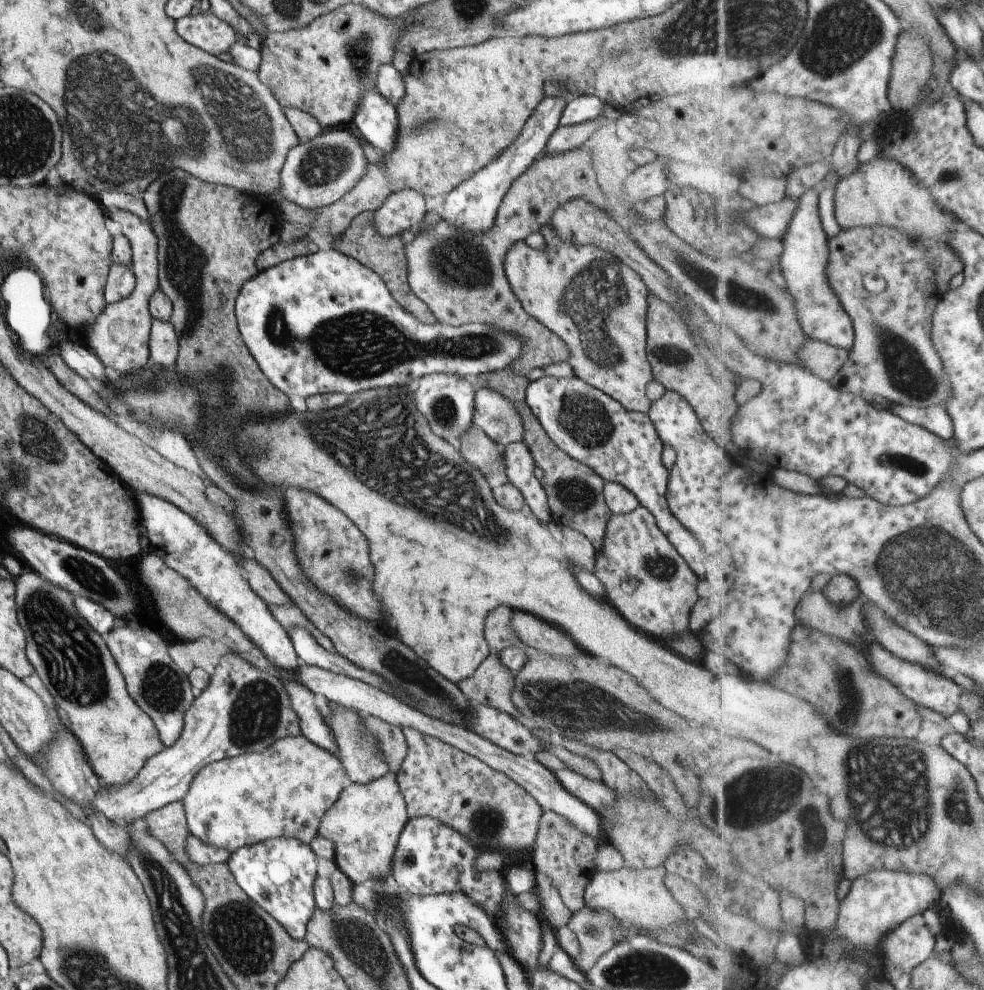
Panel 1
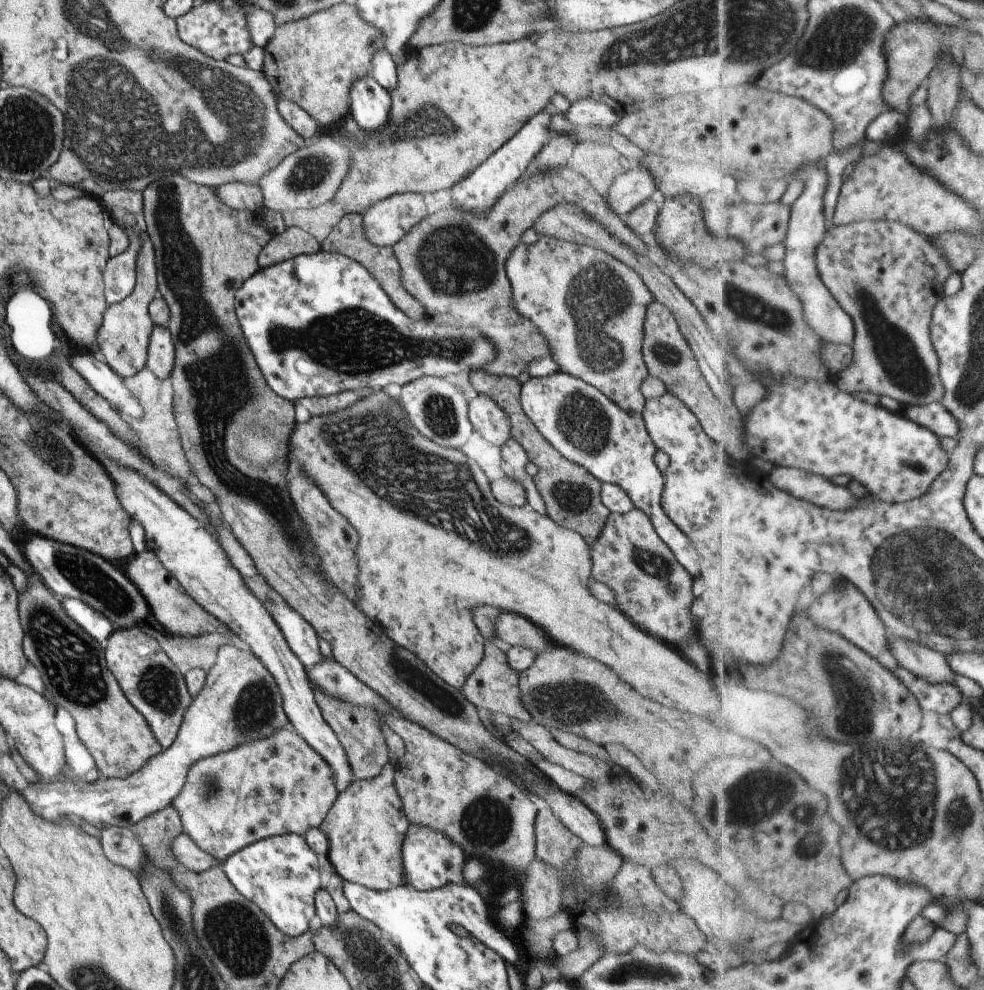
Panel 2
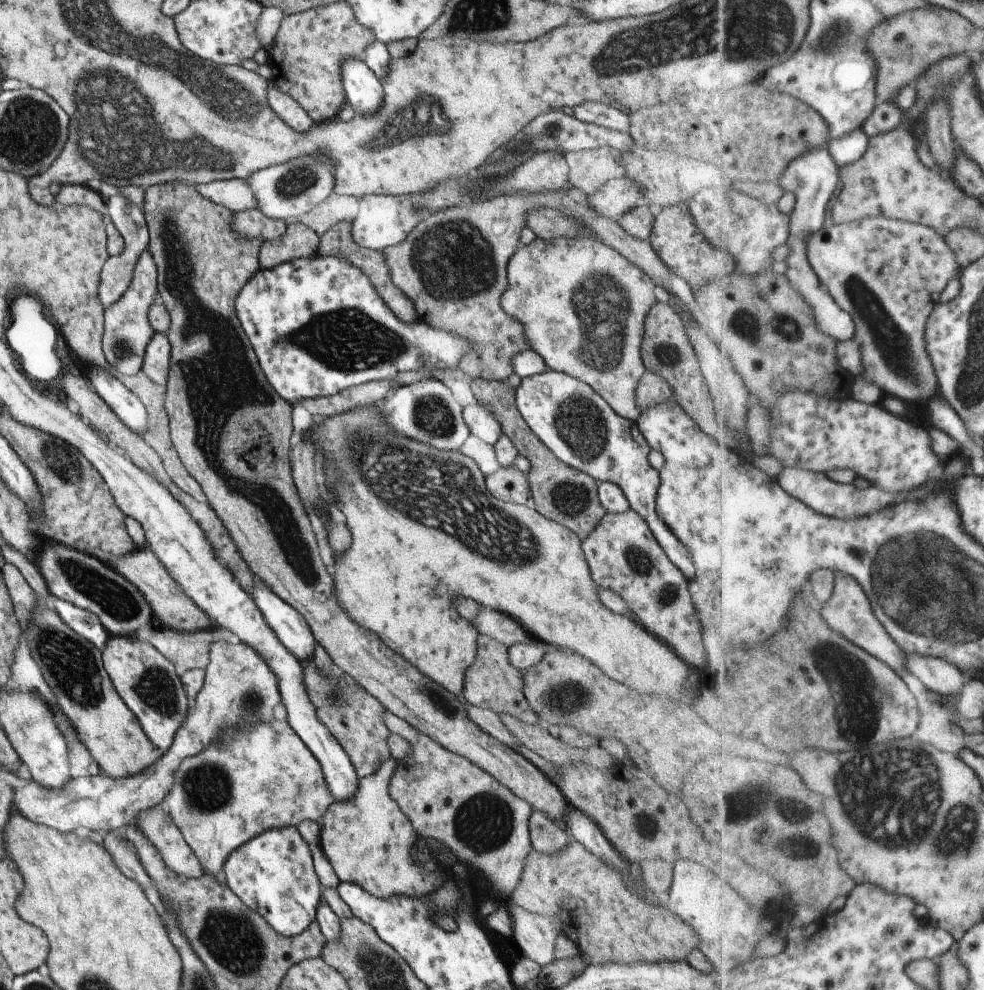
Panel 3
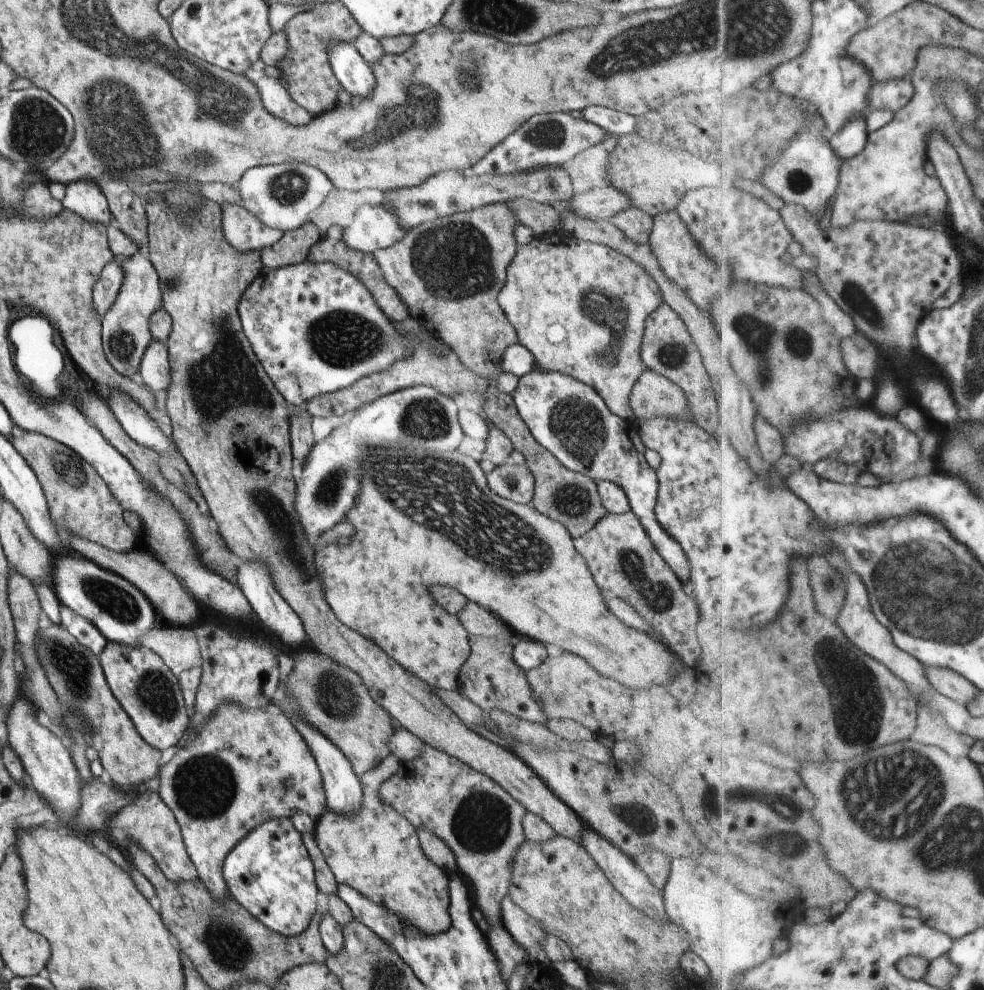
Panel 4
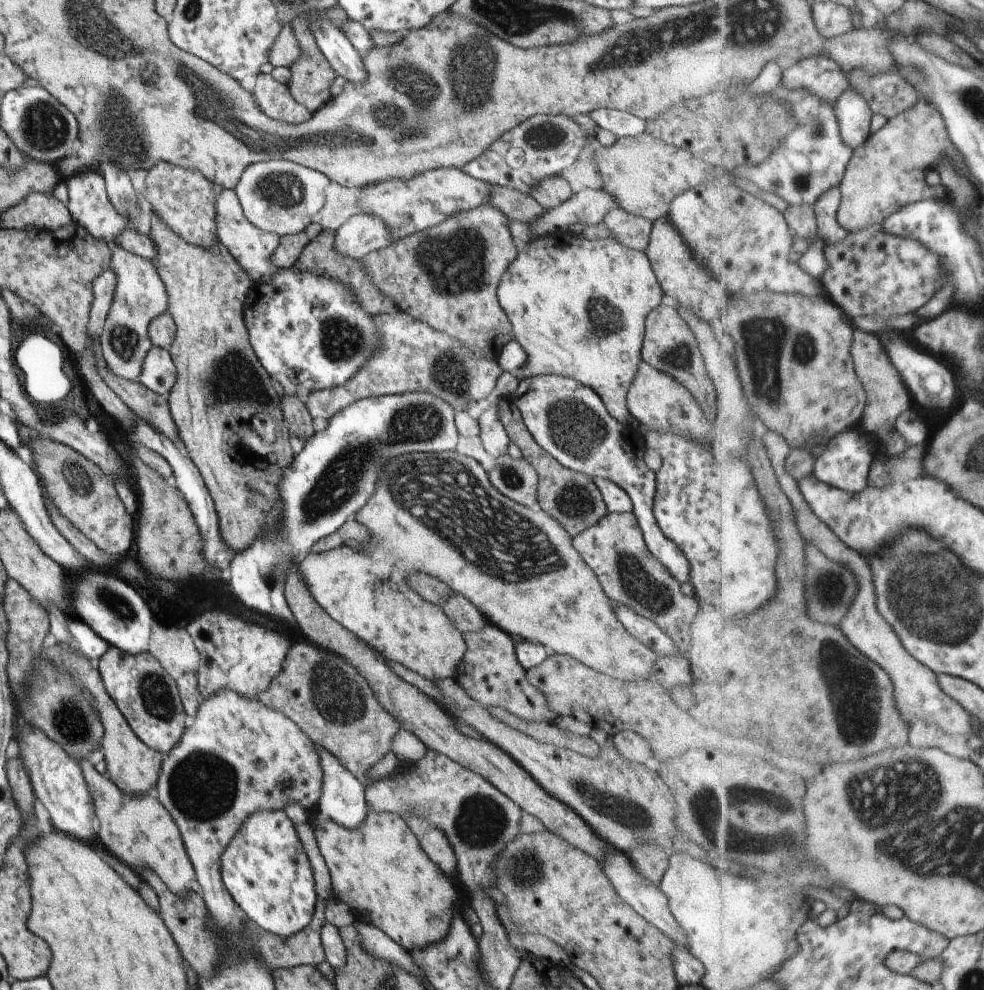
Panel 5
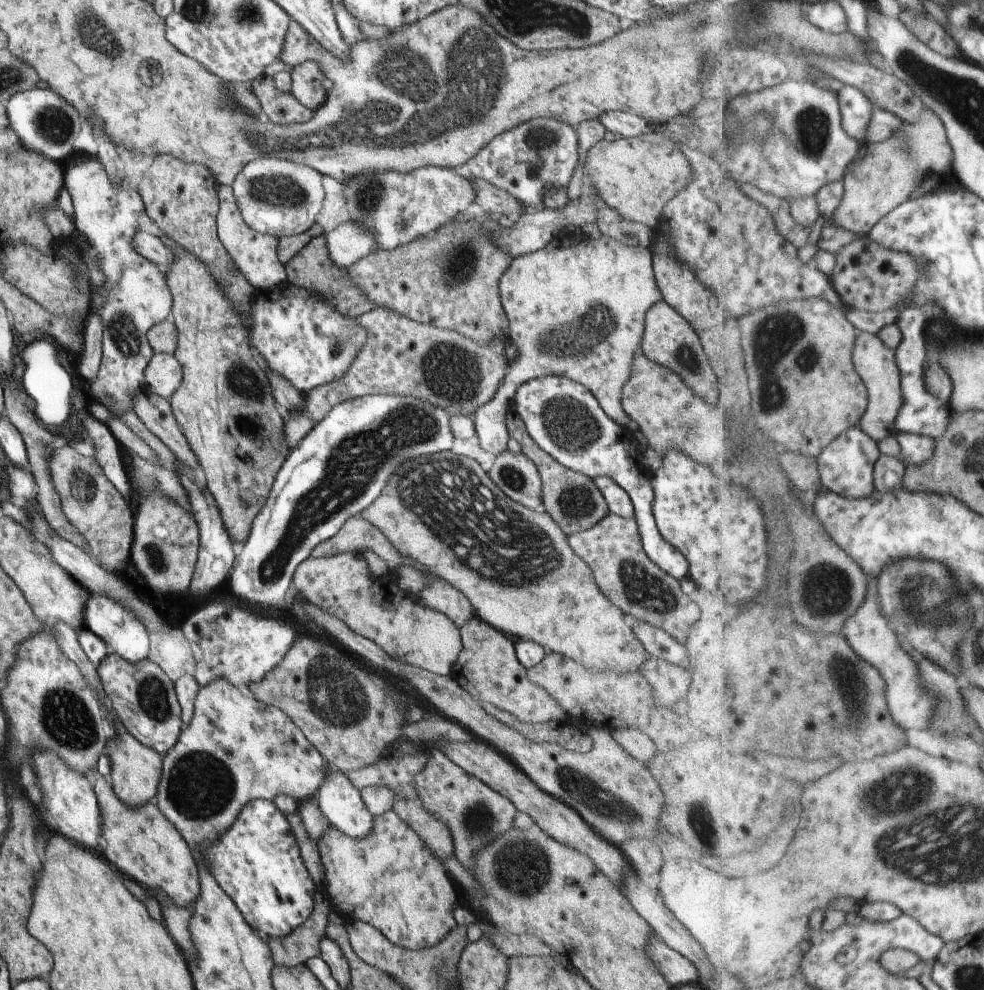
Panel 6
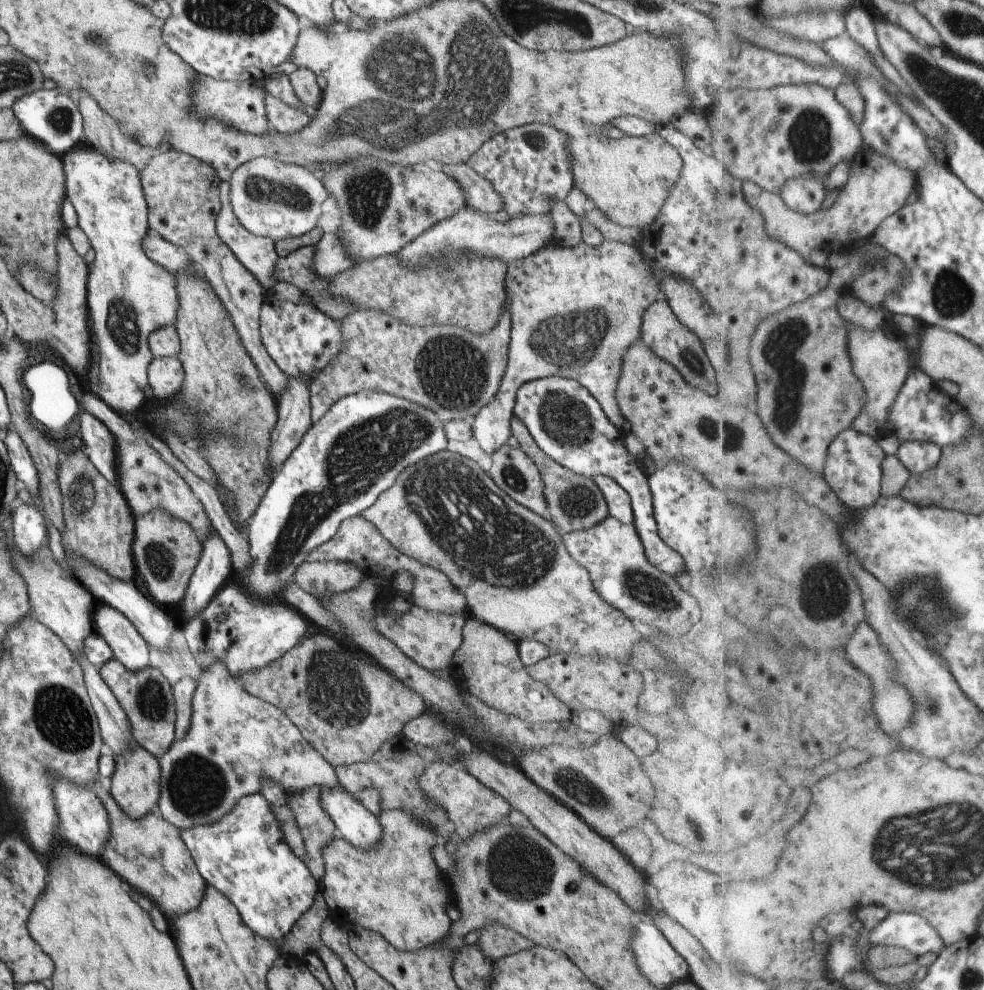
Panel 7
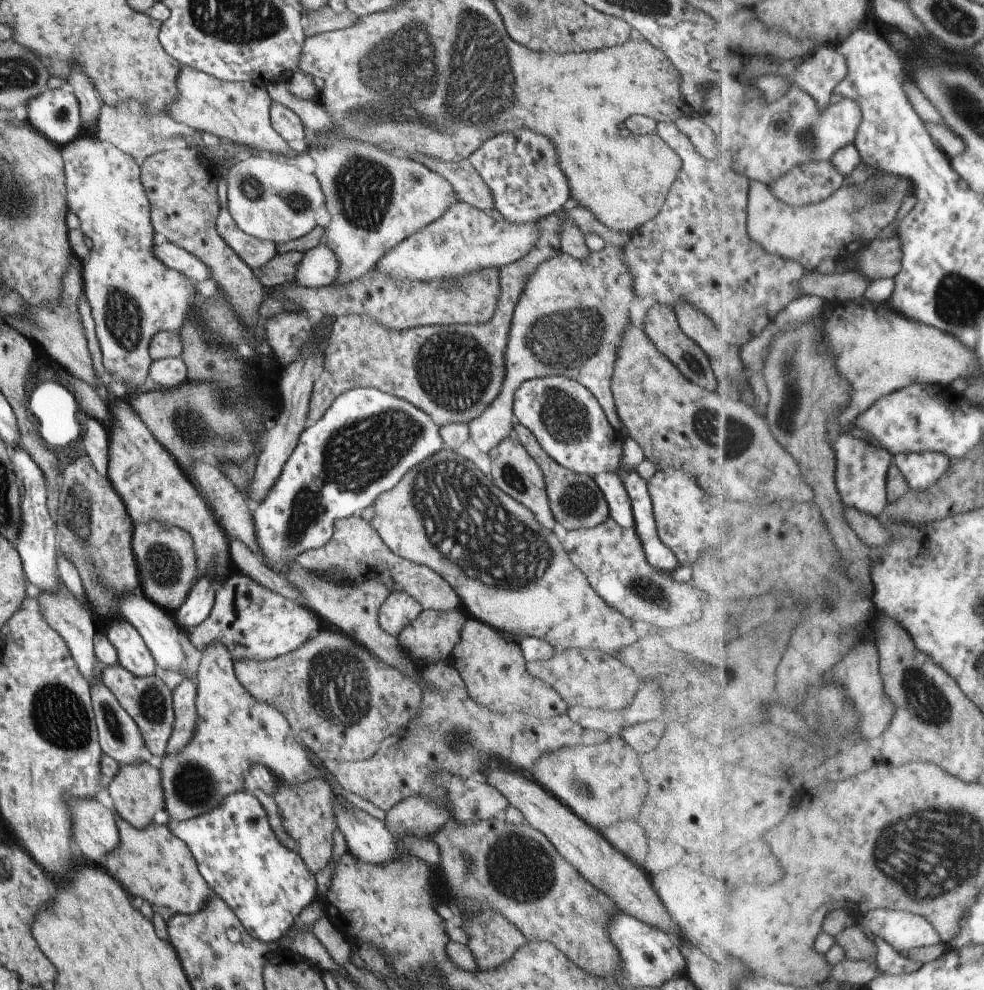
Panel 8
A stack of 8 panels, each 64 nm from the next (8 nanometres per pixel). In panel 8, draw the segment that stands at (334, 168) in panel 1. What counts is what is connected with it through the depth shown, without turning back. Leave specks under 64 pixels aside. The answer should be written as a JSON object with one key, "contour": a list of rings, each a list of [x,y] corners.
{"contour":[[[257,154],[233,164],[225,178],[227,210],[245,234],[275,245],[293,241],[315,228],[314,214],[324,203],[324,196],[312,172],[305,173],[284,158]]]}

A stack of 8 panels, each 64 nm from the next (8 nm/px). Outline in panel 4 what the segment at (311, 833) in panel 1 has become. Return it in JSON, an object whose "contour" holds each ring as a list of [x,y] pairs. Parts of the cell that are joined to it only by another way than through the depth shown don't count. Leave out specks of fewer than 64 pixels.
{"contour":[[[227,702],[223,706],[217,706],[209,716],[207,720],[203,722],[201,730],[193,736],[193,738],[185,738],[183,746],[175,746],[170,753],[167,753],[164,761],[161,763],[161,767],[155,778],[156,785],[155,791],[159,795],[159,798],[163,801],[163,804],[171,811],[177,826],[182,836],[184,848],[189,856],[189,860],[193,862],[195,870],[197,872],[197,879],[203,882],[203,886],[207,888],[207,892],[211,894],[211,898],[215,902],[223,902],[227,900],[227,890],[225,882],[222,877],[222,864],[223,859],[227,856],[227,853],[233,848],[240,840],[243,840],[255,826],[271,820],[271,818],[288,818],[295,814],[295,812],[303,812],[312,818],[315,822],[321,818],[321,815],[326,812],[325,808],[325,794],[323,792],[321,775],[315,762],[315,757],[311,754],[307,744],[303,742],[303,738],[297,734],[297,730],[293,728],[291,720],[287,715],[271,714],[266,709],[261,710],[247,710],[247,708],[241,708],[237,706],[235,702]]]}

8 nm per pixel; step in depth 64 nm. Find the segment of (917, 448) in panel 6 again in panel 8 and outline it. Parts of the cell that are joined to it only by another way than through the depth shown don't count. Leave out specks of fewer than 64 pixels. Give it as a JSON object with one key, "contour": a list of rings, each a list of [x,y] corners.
{"contour":[[[898,454],[895,456],[893,464],[896,465],[909,489],[927,490],[933,484],[939,484],[947,472],[951,470],[952,460],[949,460],[945,454]]]}

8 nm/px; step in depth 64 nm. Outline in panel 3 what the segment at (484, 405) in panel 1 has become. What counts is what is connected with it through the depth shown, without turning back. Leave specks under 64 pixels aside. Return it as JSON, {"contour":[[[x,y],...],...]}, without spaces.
{"contour":[[[479,402],[473,405],[467,405],[462,410],[463,424],[467,426],[469,434],[477,436],[483,442],[497,442],[501,436],[501,428],[499,422],[493,418],[493,414],[483,408]]]}

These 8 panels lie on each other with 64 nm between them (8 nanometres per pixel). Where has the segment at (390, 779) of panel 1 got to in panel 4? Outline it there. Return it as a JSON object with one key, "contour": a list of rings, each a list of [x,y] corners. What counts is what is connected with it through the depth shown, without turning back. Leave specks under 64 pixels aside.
{"contour":[[[389,753],[387,758],[364,772],[358,778],[361,785],[359,812],[347,818],[326,810],[316,821],[313,835],[338,885],[351,886],[373,904],[387,908],[397,916],[403,928],[433,936],[451,926],[447,874],[425,858],[411,823],[377,798],[379,786],[393,776],[400,763]]]}

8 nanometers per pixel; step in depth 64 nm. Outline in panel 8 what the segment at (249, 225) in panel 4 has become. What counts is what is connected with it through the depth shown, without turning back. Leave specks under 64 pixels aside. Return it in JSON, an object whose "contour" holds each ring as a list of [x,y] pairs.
{"contour":[[[217,177],[216,192],[218,194],[218,218],[216,232],[219,238],[243,261],[251,270],[265,266],[276,255],[275,245],[267,240],[259,240],[245,234],[237,228],[227,210],[226,178]]]}

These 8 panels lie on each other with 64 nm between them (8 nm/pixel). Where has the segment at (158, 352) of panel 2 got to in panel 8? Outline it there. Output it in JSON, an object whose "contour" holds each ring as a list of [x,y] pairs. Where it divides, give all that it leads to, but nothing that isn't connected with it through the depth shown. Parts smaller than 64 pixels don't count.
{"contour":[[[180,356],[167,357],[151,361],[147,376],[149,385],[169,390],[186,381],[187,368]]]}

